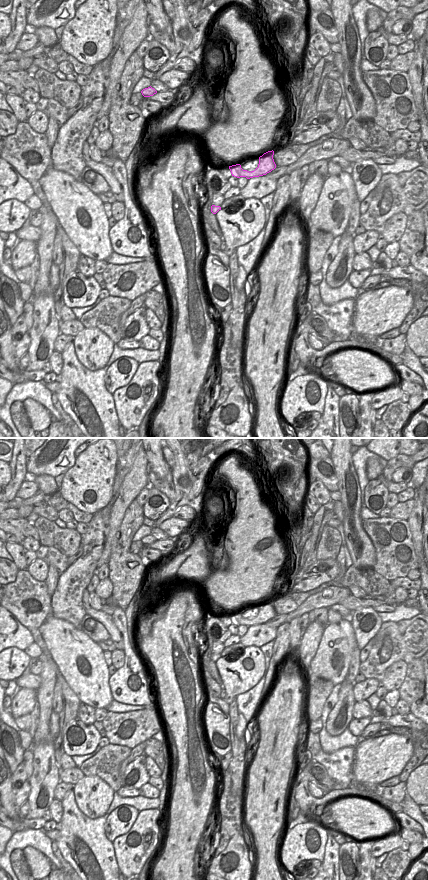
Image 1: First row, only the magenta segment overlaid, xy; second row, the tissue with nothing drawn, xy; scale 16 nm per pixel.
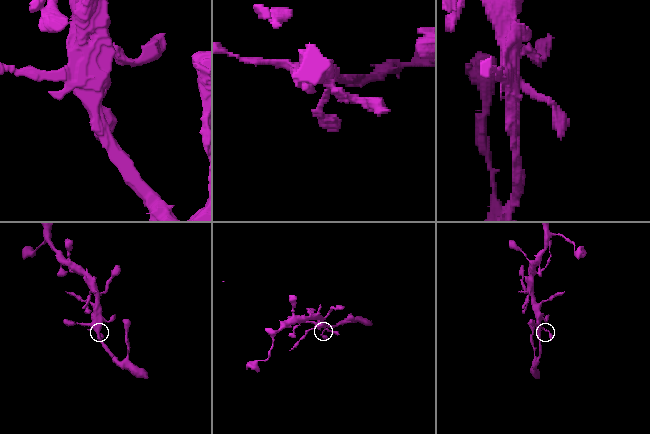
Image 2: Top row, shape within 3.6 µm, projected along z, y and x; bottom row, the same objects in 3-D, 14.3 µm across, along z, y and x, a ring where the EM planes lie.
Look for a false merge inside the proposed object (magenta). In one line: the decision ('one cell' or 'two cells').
one cell

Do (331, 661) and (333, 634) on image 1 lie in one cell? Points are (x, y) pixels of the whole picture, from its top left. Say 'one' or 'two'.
one

